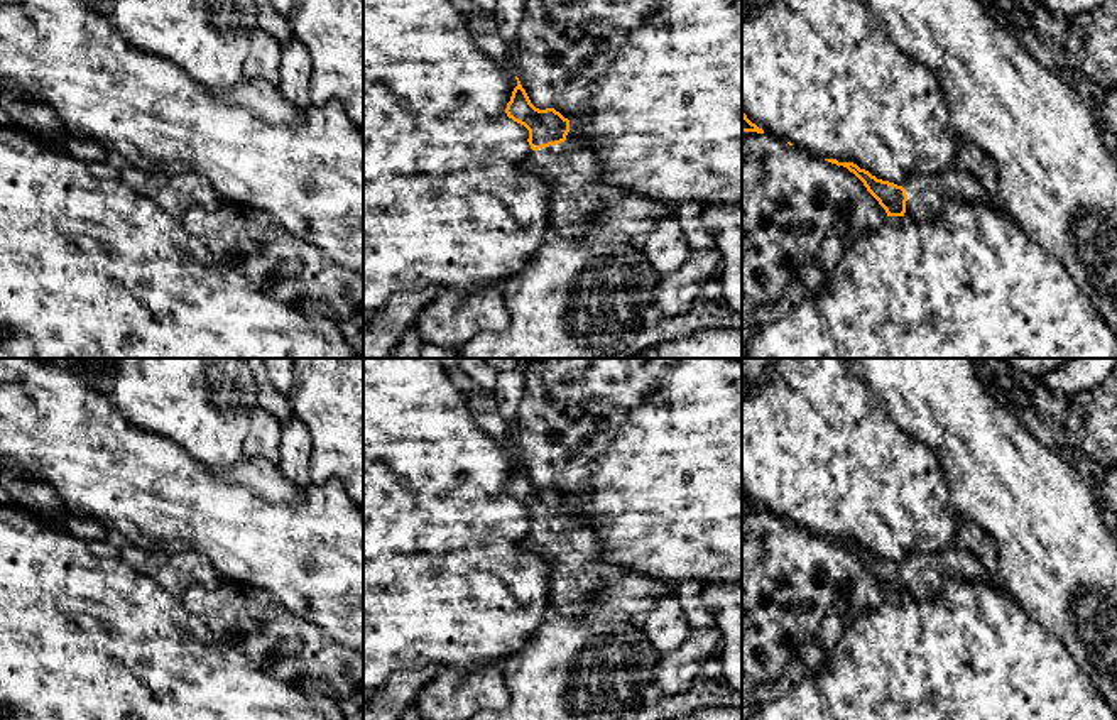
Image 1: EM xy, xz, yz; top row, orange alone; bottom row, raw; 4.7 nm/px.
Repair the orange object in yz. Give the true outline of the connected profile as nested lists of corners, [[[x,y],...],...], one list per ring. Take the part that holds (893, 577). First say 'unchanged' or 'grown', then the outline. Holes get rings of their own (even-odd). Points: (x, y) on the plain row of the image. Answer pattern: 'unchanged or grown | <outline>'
grown | [[[825,537],[831,543],[843,544],[853,551],[867,566],[867,570],[885,588],[887,595],[907,595],[913,598],[940,597],[948,578],[965,578],[970,581],[984,581],[995,588],[1005,590],[1000,578],[994,576],[982,561],[965,549],[946,549],[943,553],[911,553],[902,565],[877,558],[869,549],[860,548],[853,541],[838,541],[836,537]]]

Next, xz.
grown | [[[519,456],[505,492],[529,509],[532,531],[517,543],[541,556],[551,568],[549,603],[558,615],[581,619],[600,615],[593,595],[617,573],[600,559],[602,546],[591,527],[573,527],[564,519],[569,499],[554,487],[536,487]]]

